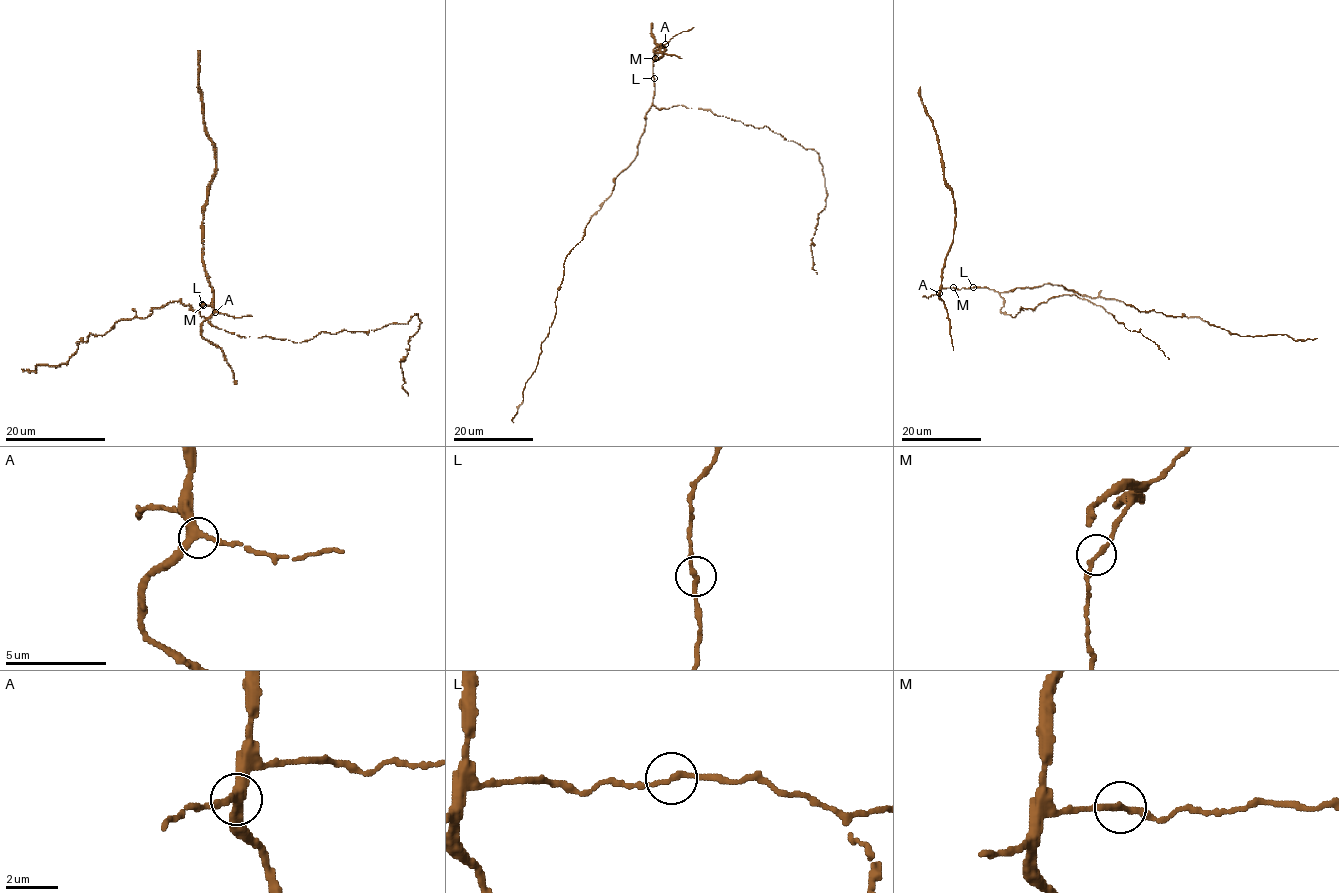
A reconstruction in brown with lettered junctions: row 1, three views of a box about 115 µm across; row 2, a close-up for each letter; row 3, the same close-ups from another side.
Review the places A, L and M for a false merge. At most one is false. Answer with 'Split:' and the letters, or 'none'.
Split: none

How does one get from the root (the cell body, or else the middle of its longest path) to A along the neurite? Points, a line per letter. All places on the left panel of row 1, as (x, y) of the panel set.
A: (193, 310), (199, 311), (201, 303), (200, 307), (209, 305), (215, 312)

